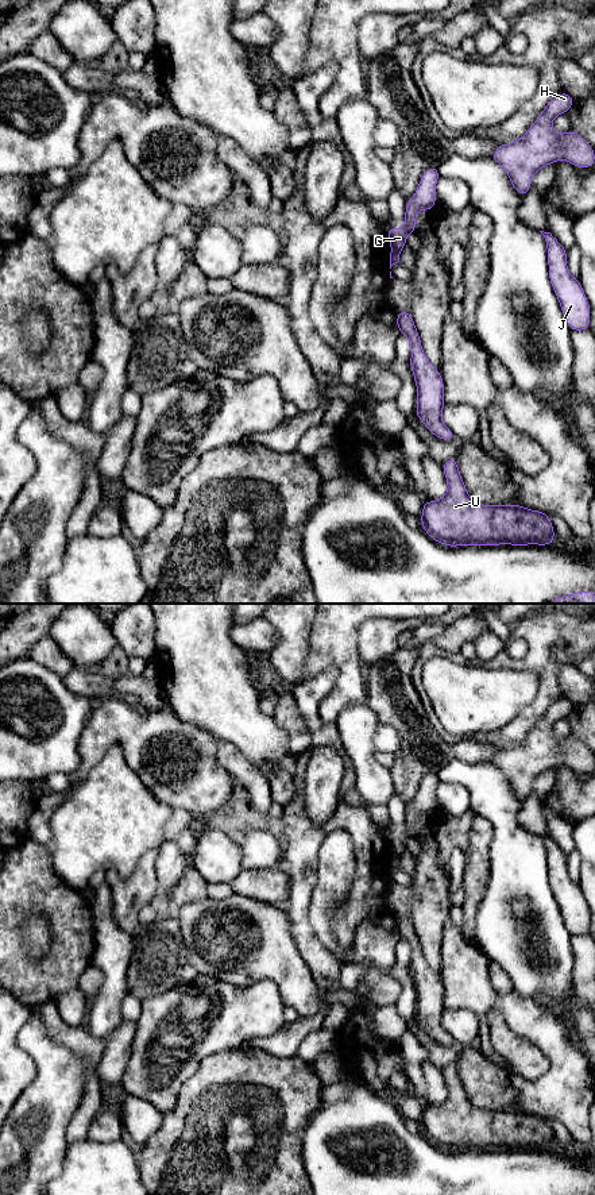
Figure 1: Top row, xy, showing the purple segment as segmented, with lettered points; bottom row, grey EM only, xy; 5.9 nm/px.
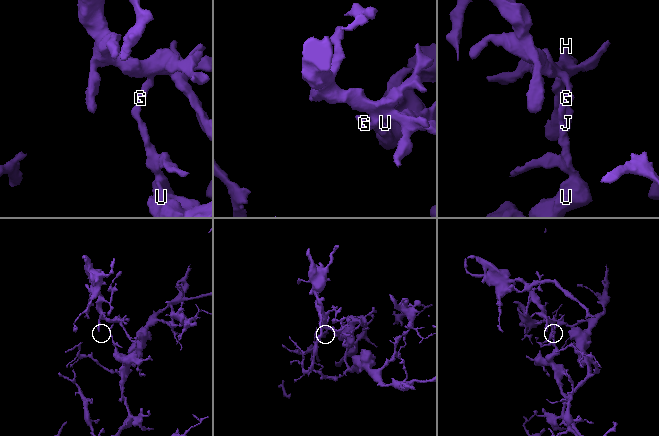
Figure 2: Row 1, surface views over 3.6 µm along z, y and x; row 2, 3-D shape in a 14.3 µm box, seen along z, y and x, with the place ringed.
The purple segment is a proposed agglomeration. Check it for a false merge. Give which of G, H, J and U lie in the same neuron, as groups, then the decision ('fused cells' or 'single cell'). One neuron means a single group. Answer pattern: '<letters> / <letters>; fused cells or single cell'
G H J / U; fused cells

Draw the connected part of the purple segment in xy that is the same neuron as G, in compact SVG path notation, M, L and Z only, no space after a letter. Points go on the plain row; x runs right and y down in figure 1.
M436 771L424 776L414 801L406 806L405 832L387 834L391 856L399 857L406 851L406 841L416 839L416 824L418 816L430 816L436 810L436 787L440 783Z

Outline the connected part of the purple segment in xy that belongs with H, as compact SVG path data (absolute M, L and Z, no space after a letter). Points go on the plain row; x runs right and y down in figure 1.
M561 697L546 709L521 744L499 749L491 760L522 802L532 791L532 782L546 770L564 764L575 772L591 774L595 768L595 756L583 741L572 735L564 739L553 736L553 724L567 718L573 708L568 698Z

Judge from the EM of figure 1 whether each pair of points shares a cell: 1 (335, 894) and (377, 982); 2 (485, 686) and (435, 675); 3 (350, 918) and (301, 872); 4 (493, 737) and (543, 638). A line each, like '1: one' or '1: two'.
1: one
2: one
3: one
4: one

